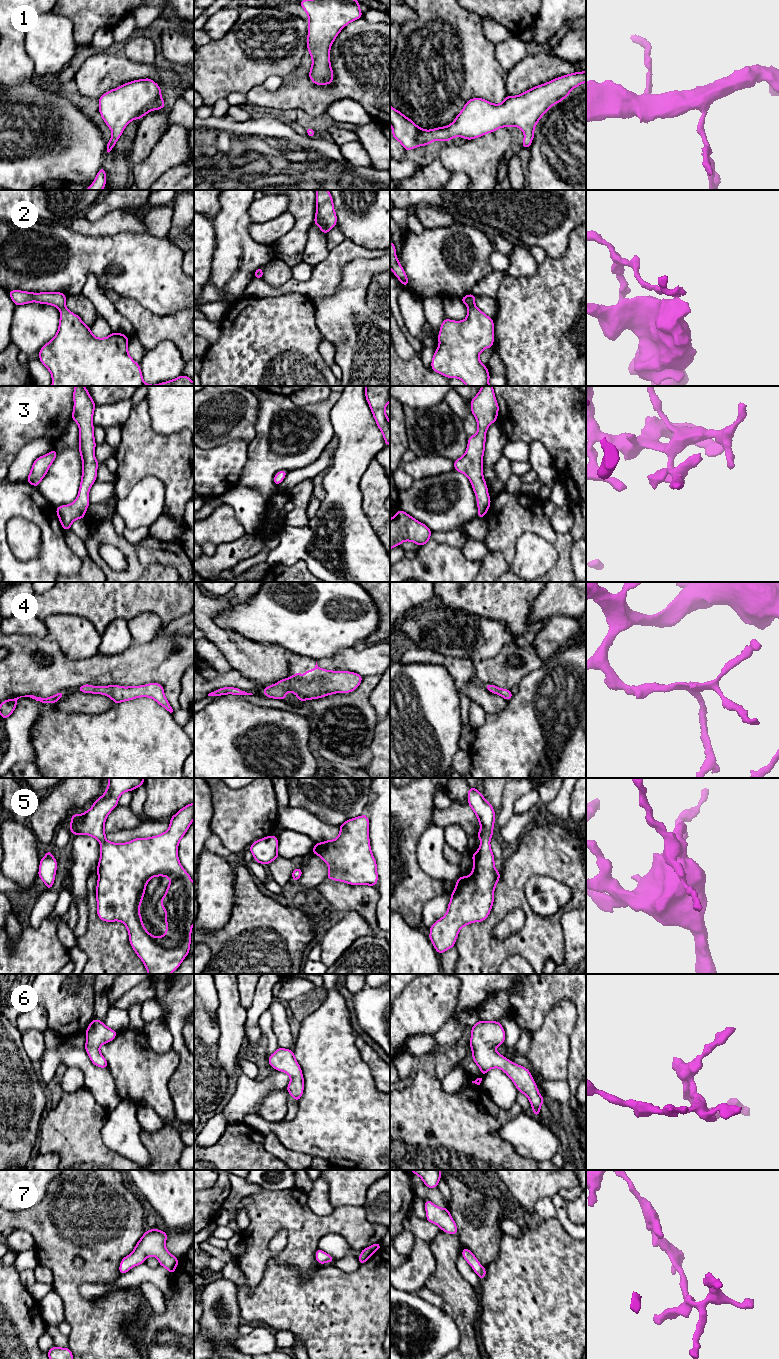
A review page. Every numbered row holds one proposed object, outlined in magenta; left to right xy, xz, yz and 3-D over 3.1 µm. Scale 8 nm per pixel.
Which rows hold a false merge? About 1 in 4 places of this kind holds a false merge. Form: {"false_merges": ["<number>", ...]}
{"false_merges": ["2"]}

